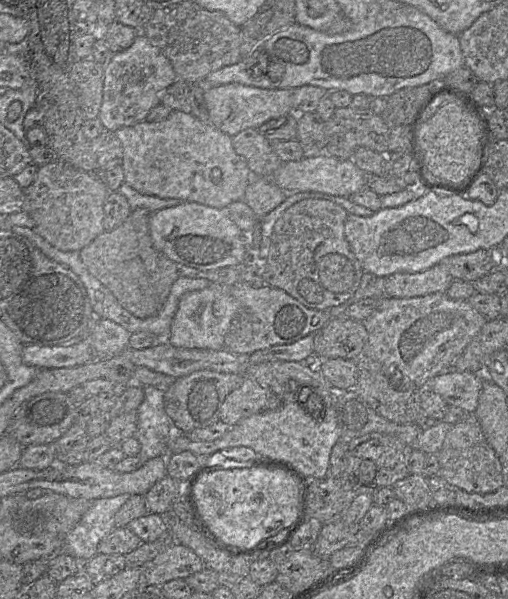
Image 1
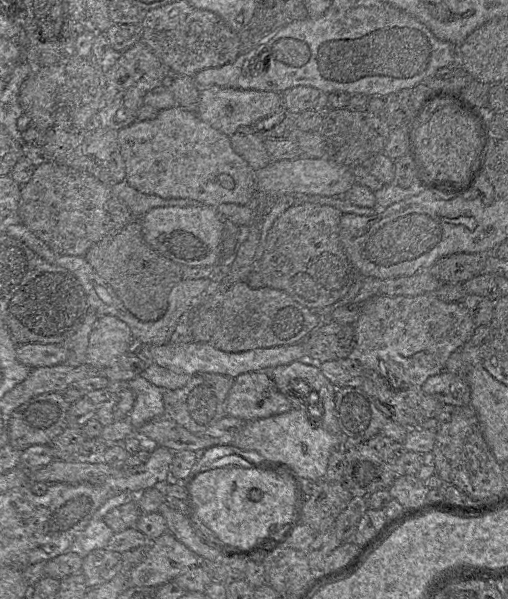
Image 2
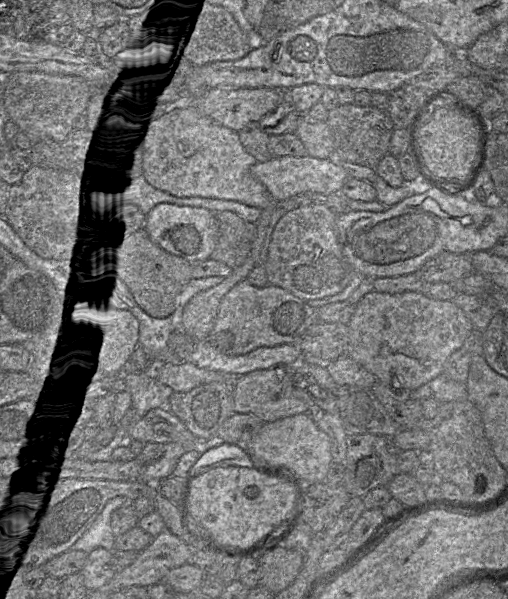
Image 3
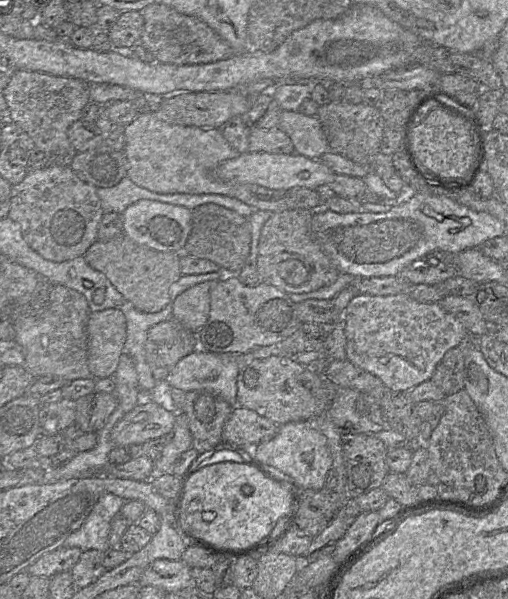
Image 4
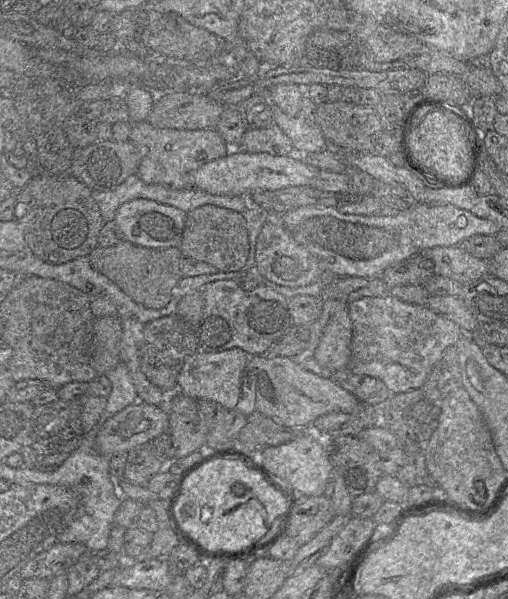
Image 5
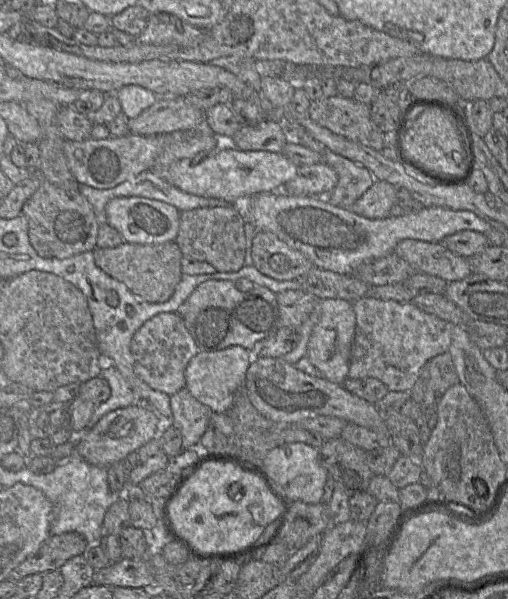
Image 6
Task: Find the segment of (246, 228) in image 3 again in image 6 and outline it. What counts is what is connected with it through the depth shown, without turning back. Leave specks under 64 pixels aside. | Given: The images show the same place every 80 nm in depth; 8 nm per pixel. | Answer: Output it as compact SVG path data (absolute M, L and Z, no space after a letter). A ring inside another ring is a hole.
M241 204L183 211L180 214L180 226L175 241L183 256L207 262L215 267L217 272L237 272L245 266L245 223Z

